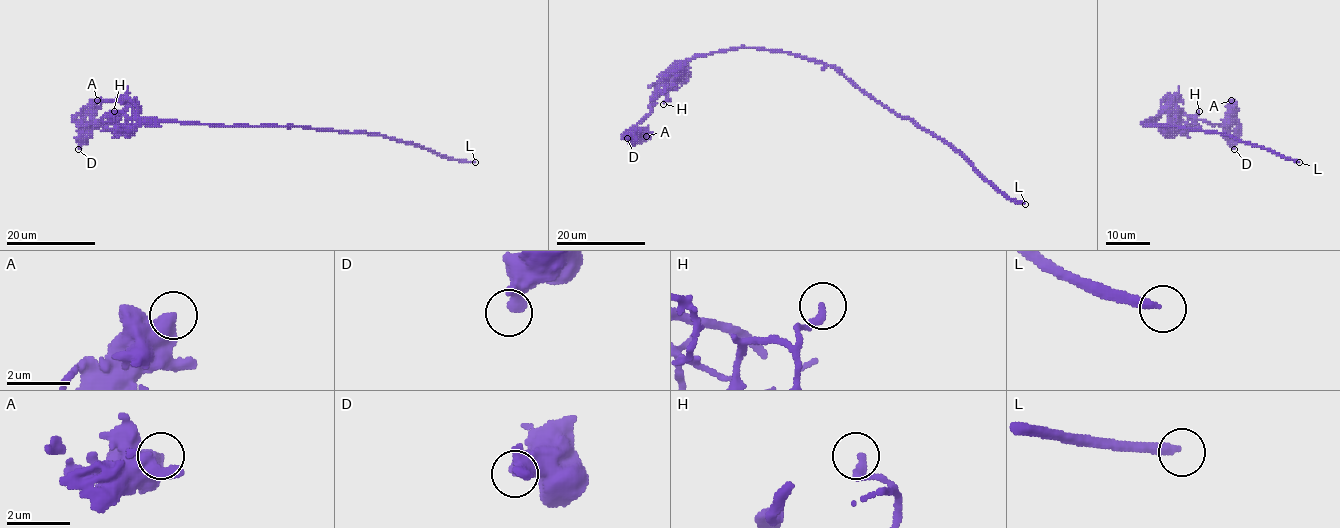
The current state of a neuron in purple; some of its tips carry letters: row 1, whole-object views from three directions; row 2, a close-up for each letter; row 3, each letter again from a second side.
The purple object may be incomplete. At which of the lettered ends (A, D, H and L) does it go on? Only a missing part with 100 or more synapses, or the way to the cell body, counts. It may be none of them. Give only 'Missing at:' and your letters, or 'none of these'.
Missing at: L

